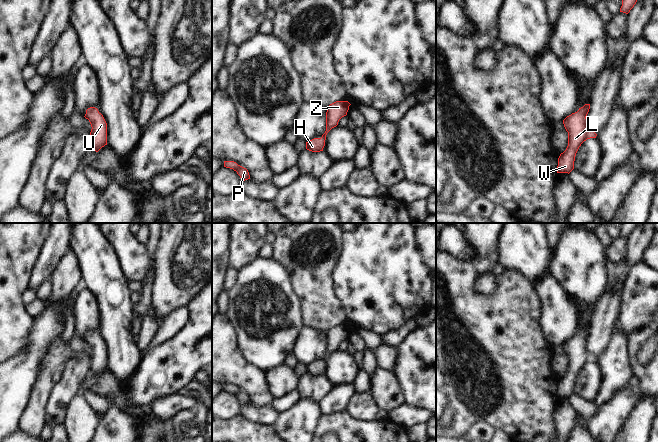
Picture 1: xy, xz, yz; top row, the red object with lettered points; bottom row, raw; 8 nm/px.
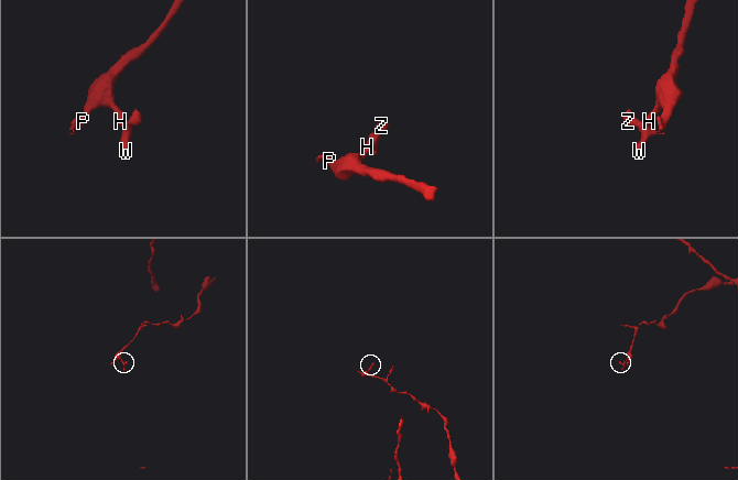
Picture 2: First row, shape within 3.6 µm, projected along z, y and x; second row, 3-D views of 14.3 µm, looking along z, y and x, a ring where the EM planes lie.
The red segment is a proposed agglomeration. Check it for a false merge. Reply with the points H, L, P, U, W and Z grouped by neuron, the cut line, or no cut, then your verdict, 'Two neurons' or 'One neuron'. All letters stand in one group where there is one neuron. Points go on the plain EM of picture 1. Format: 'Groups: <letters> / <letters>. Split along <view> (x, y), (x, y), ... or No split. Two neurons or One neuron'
Groups: H L P U W Z. No split. One neuron.

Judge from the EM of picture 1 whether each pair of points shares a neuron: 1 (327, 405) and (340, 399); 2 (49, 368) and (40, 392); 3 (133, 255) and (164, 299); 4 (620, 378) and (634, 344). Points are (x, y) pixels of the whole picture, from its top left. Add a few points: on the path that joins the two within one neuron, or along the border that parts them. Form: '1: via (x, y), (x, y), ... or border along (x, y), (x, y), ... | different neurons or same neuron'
1: via (330, 403), (337, 399) | same neuron
2: via (45, 374), (42, 386) | same neuron
3: border along (153, 259), (154, 271) | different neurons
4: border along (627, 338), (627, 355), (629, 367), (633, 375) | different neurons

